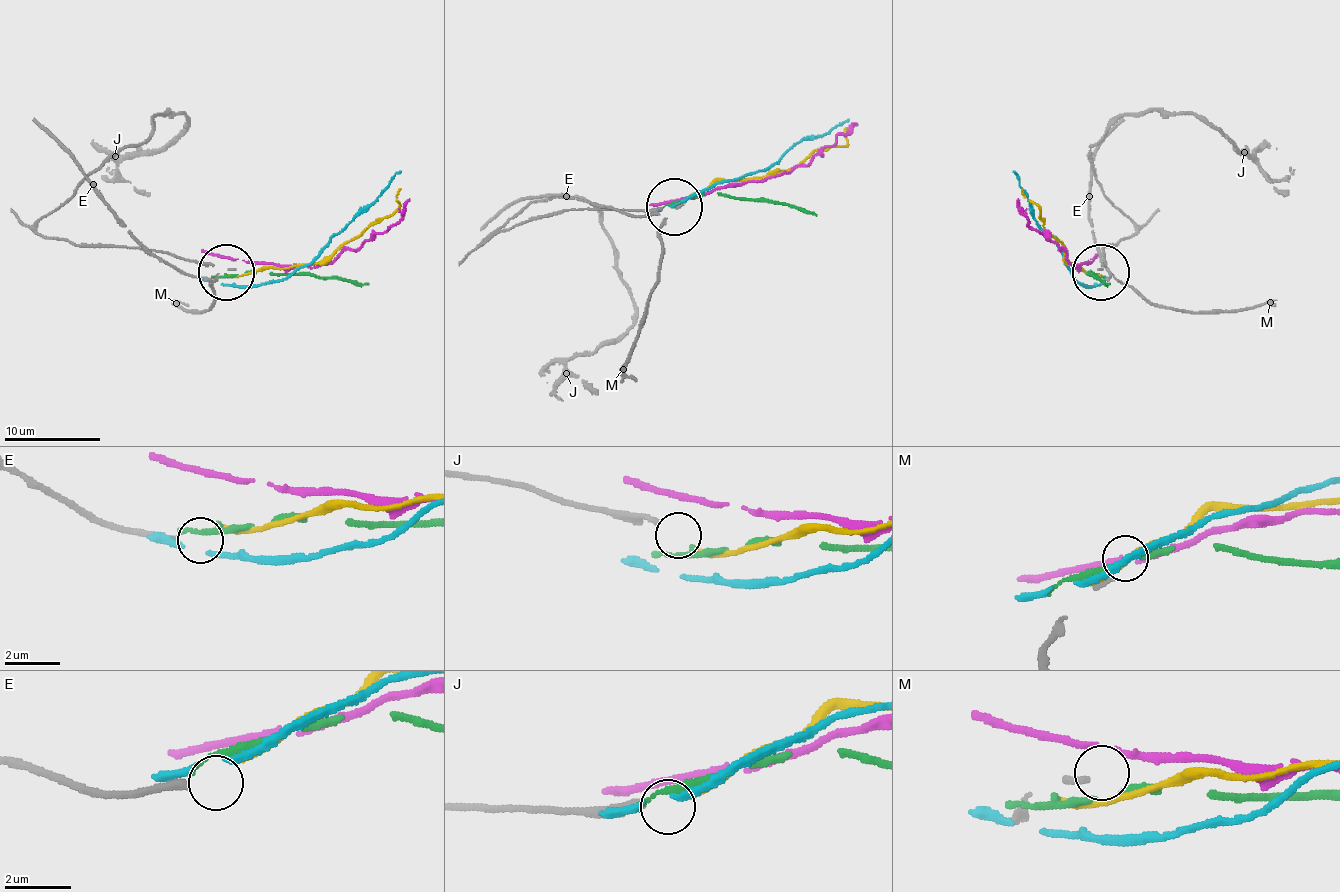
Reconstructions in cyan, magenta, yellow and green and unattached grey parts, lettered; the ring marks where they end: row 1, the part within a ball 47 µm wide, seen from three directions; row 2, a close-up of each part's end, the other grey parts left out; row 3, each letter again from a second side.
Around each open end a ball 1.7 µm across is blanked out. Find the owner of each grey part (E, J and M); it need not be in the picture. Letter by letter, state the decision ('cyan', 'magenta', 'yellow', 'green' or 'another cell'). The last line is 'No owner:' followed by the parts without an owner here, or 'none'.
E: another cell
J: yellow
M: another cell
No owner: E, M

